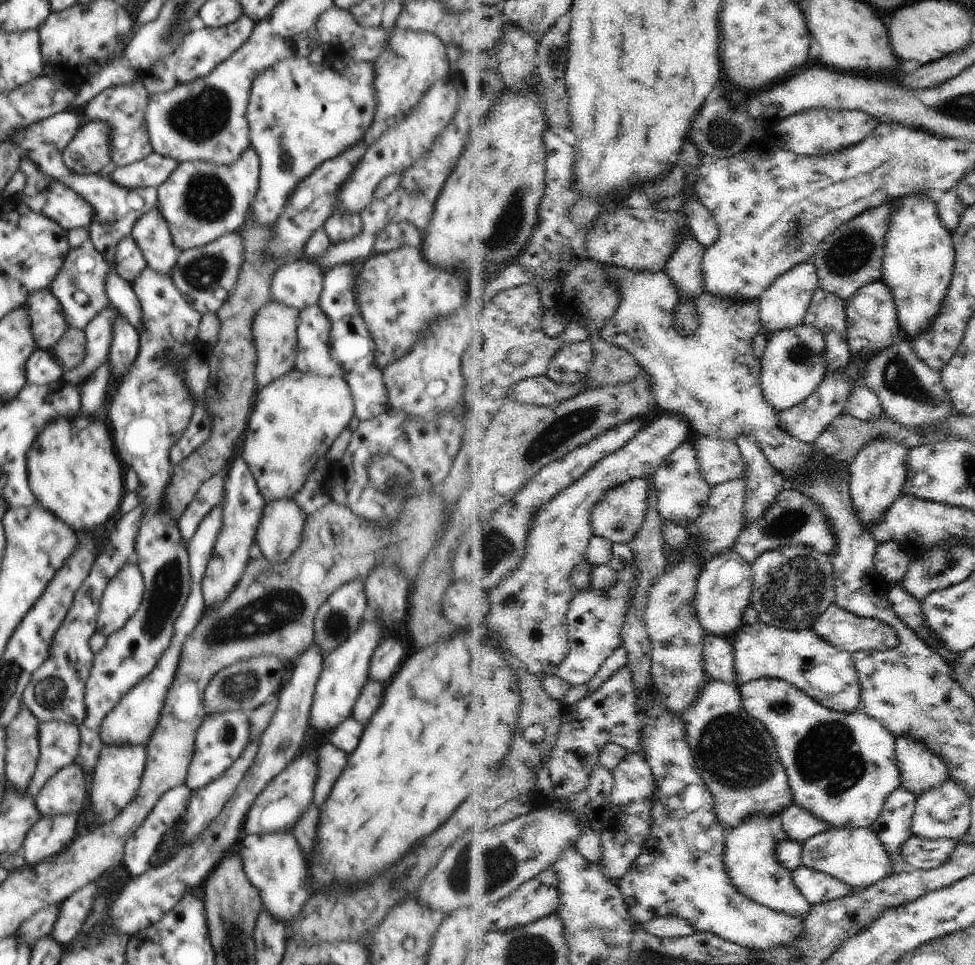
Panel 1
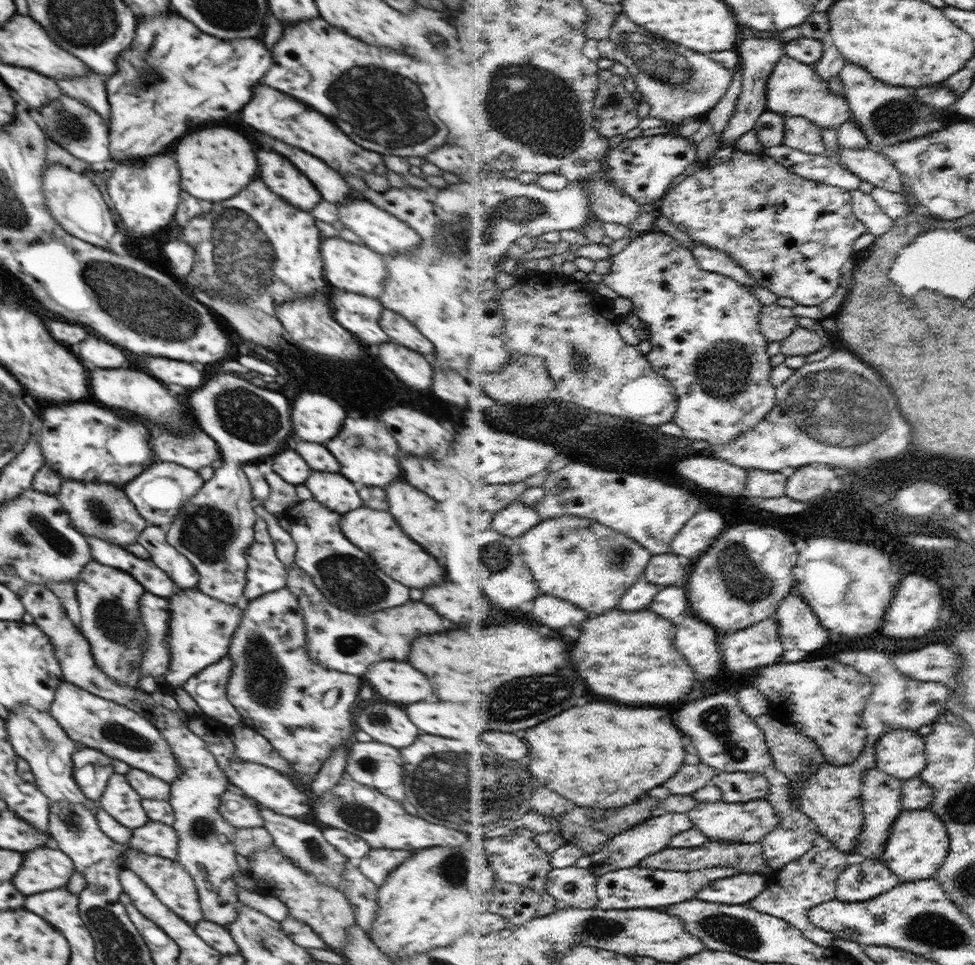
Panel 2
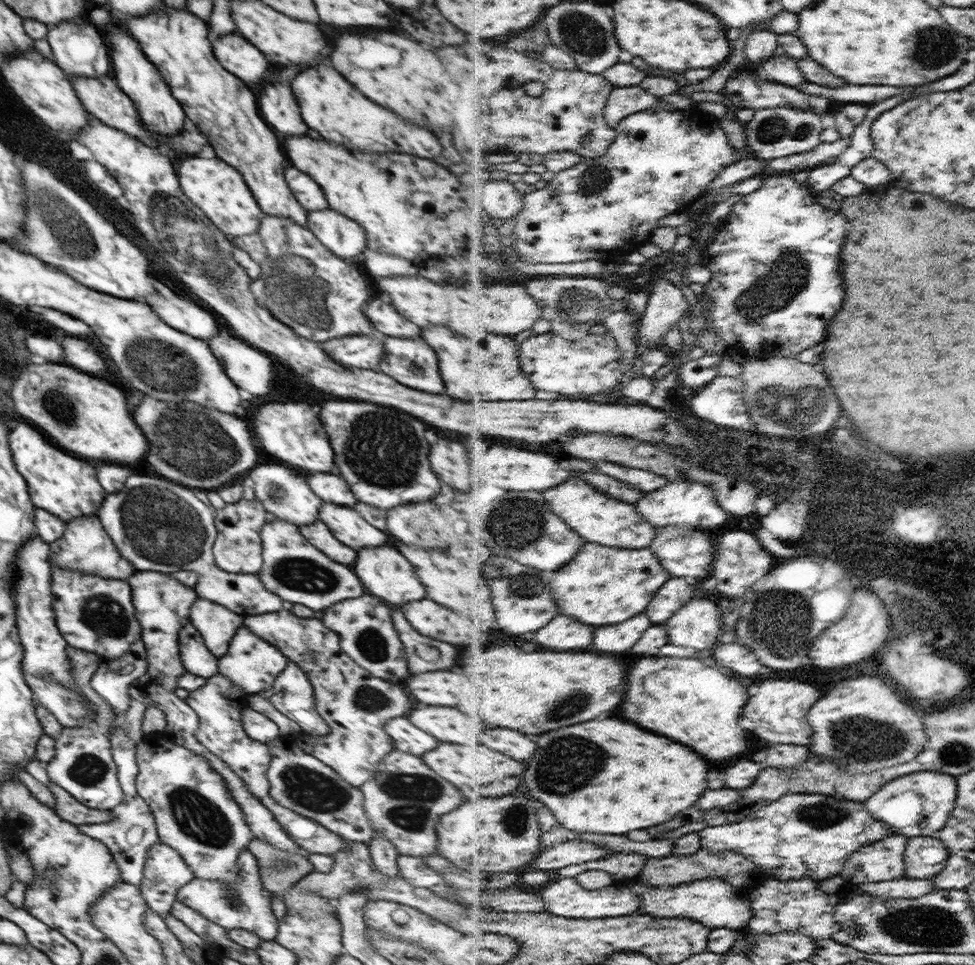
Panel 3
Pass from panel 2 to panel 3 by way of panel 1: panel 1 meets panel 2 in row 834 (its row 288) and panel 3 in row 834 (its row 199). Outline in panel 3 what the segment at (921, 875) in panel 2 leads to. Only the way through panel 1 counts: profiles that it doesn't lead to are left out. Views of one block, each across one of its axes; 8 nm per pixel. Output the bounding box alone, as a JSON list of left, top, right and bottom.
[868,771,957,838]

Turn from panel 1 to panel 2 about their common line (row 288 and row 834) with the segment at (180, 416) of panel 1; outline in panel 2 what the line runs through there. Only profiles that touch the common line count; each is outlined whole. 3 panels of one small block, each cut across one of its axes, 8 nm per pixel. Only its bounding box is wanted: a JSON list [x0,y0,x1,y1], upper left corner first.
[126,820,178,860]

